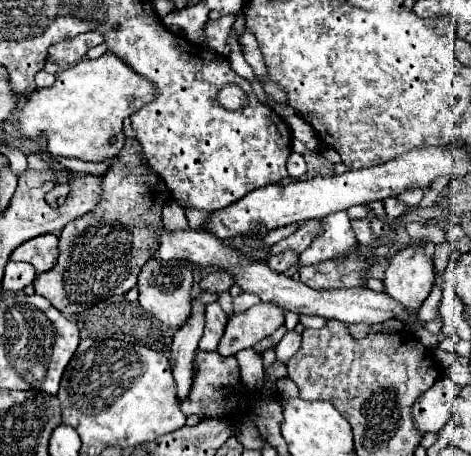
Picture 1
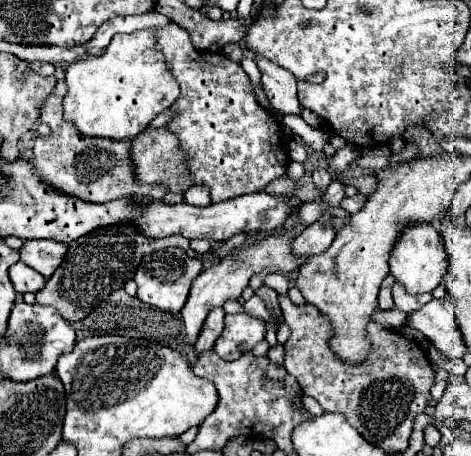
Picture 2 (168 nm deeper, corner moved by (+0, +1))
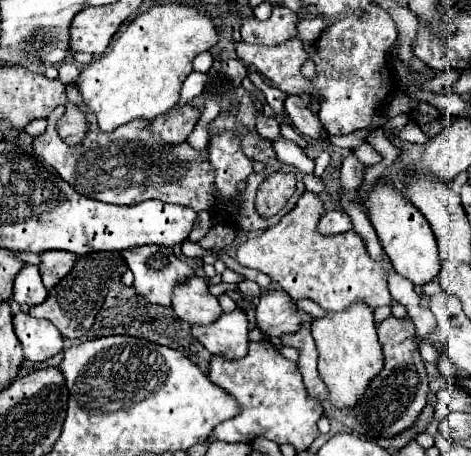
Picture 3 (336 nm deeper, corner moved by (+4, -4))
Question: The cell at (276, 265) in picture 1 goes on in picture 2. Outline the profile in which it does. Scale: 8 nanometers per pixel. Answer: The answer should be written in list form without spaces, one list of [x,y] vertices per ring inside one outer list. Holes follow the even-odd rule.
[[[312,223],[294,241],[296,255],[318,255],[324,253],[336,237],[336,227],[332,223]]]

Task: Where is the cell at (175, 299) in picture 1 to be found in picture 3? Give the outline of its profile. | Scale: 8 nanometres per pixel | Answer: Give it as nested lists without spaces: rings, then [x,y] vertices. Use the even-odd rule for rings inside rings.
[[[142,246],[142,248],[130,248],[124,252],[128,268],[134,272],[134,290],[138,296],[148,300],[150,304],[158,304],[164,308],[172,306],[172,294],[174,288],[180,286],[184,280],[194,276],[194,270],[182,262],[180,258],[174,256],[172,248],[162,248],[162,246]]]

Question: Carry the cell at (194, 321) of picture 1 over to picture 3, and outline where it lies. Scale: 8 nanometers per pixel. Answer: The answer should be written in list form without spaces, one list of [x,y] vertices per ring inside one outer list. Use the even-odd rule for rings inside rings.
[[[304,192],[298,204],[276,226],[256,238],[248,238],[238,248],[234,260],[244,268],[268,274],[294,300],[308,298],[318,302],[324,310],[342,310],[356,300],[366,300],[372,308],[392,306],[394,300],[386,286],[386,270],[392,268],[390,260],[384,258],[382,264],[370,260],[362,238],[352,230],[330,238],[318,234],[316,224],[320,216],[320,198],[312,192]]]

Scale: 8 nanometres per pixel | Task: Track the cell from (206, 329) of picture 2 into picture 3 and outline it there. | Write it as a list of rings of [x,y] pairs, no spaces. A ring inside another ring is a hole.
[[[196,276],[190,284],[182,284],[178,292],[174,292],[174,312],[180,320],[186,320],[190,326],[208,326],[220,318],[222,308],[208,292],[208,284],[204,278]]]

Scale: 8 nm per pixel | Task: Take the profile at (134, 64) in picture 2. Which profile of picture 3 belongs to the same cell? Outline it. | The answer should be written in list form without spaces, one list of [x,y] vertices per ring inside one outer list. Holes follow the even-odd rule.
[[[184,4],[154,6],[126,26],[110,52],[82,68],[76,86],[104,132],[136,118],[150,122],[176,106],[182,82],[192,72],[194,56],[210,50],[216,42],[216,28],[202,8]]]

